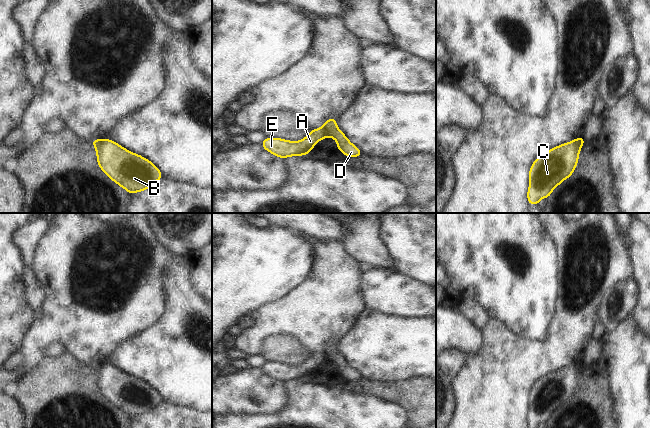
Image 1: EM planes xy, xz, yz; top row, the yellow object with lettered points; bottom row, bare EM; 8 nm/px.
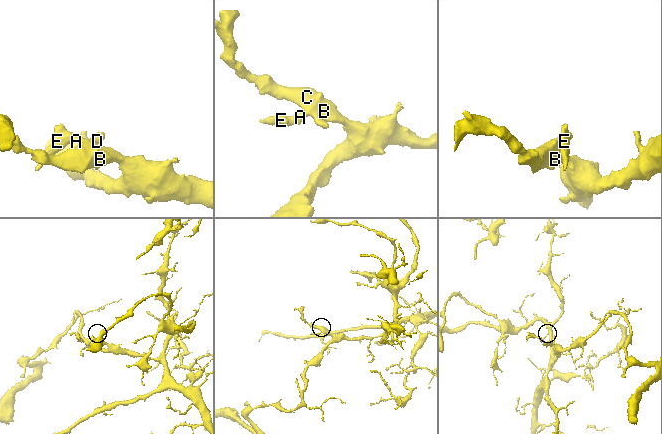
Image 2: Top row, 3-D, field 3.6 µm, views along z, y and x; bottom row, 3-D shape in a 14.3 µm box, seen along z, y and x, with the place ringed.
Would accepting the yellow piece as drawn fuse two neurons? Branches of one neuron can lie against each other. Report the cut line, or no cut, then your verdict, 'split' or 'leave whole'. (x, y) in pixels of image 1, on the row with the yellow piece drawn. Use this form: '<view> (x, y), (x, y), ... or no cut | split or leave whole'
xz (322, 127), (327, 135) | split

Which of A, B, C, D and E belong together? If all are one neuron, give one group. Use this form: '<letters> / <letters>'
A E / B C D

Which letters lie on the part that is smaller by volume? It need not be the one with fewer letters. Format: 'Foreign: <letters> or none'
Foreign: A, E

